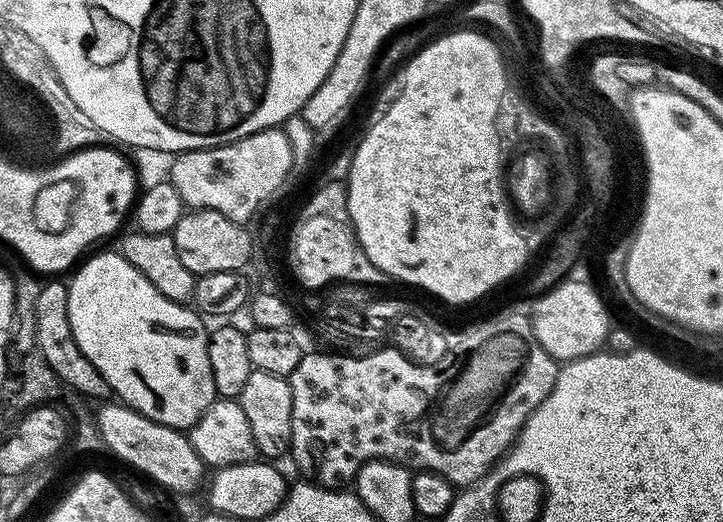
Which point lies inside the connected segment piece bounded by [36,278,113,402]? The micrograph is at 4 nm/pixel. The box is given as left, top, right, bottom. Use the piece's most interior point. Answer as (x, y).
(55, 342)

